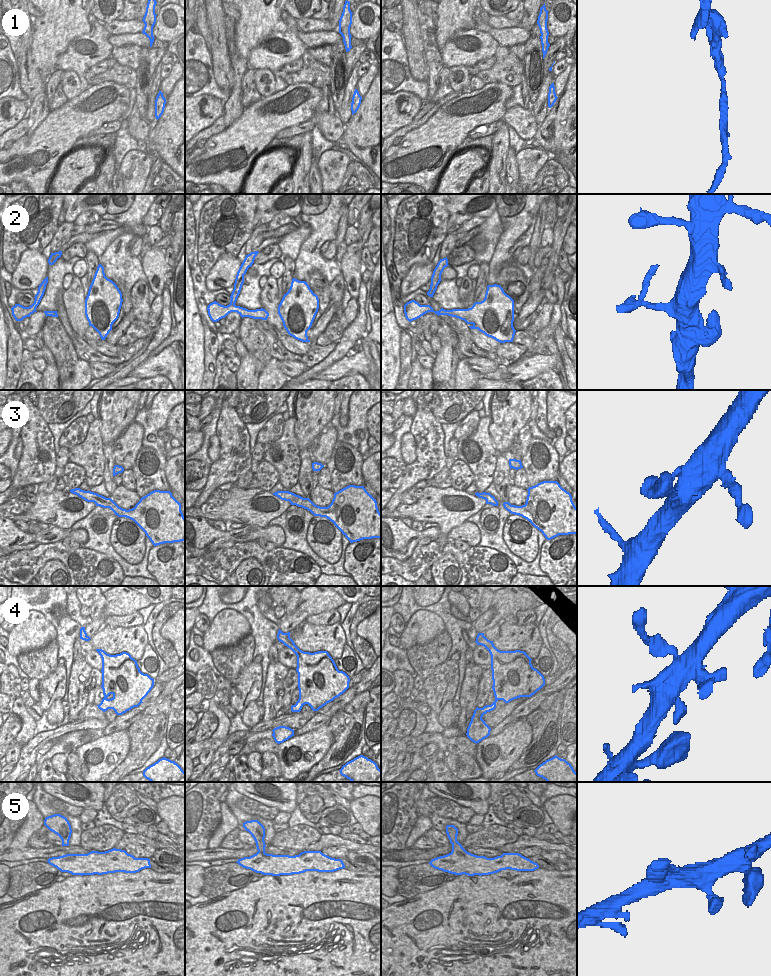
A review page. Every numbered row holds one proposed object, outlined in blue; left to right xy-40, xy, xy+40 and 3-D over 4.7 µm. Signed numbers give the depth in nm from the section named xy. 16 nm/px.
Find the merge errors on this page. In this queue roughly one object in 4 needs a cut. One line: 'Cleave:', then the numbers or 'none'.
Cleave: 1

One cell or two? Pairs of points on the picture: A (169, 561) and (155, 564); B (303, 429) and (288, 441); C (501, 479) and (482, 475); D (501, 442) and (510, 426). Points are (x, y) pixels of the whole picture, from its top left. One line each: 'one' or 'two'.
A: one
B: two
C: two
D: one

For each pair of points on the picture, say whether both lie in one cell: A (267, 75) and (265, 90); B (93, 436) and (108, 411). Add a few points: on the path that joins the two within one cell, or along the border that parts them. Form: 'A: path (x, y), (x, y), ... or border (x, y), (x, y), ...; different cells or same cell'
A: path (265, 79), (265, 86); same cell
B: border (97, 418), (100, 421), (100, 434), (104, 443); different cells

